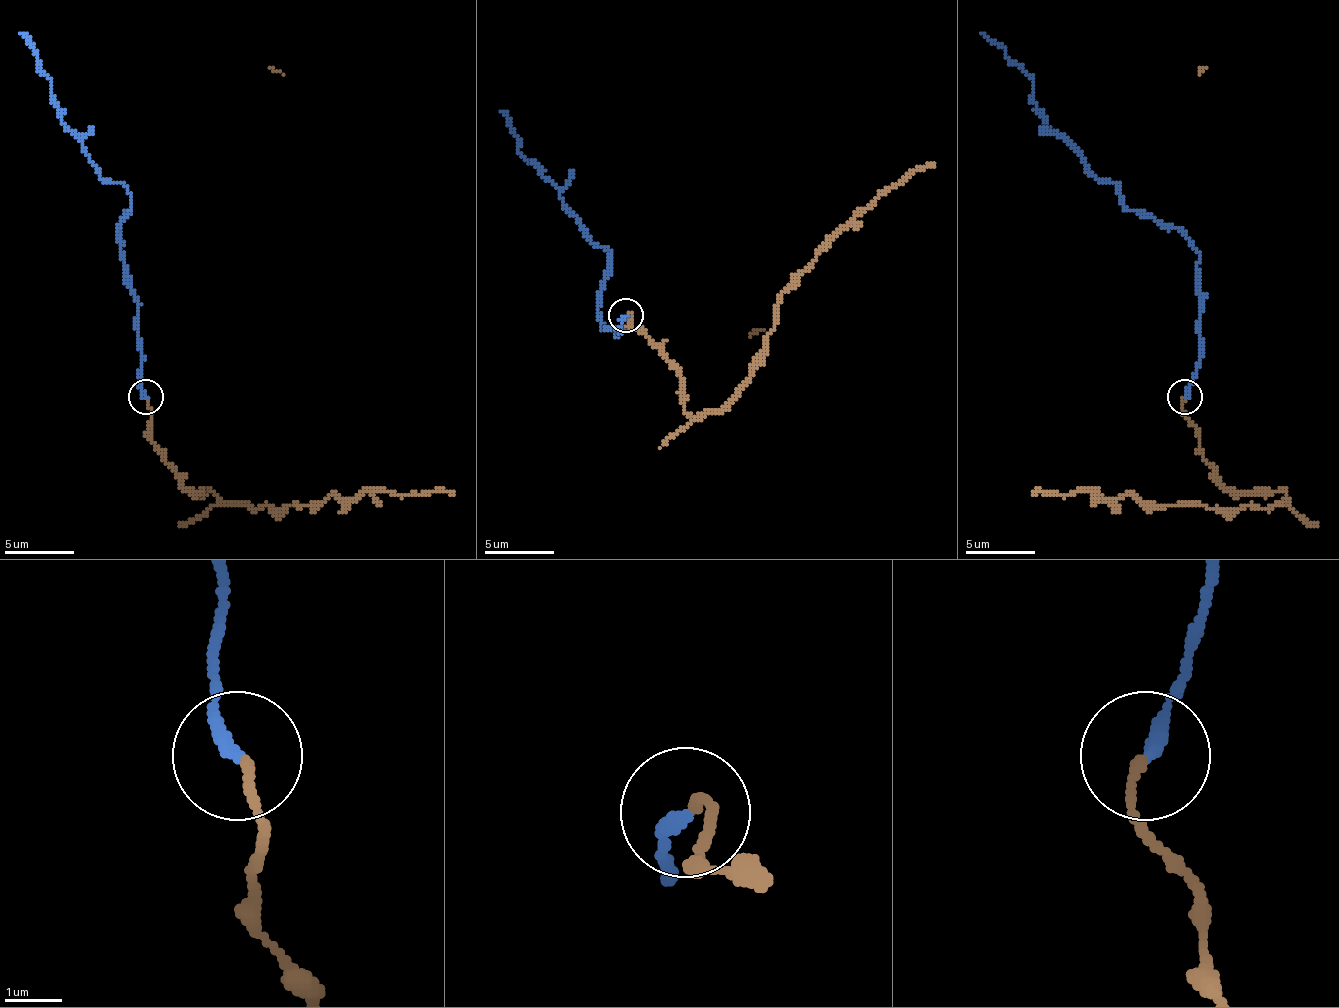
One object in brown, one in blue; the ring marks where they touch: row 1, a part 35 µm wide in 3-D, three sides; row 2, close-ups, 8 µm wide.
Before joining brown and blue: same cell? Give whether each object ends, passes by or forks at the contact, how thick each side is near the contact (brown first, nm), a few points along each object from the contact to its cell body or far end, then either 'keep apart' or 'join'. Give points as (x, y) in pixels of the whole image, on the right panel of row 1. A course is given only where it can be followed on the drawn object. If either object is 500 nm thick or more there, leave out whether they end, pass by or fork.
brown ends there; blue ends there; 150 nm thick on the brown side, 260 nm on the other; brown runs (1185, 398), (1185, 418), (1217, 477), (1241, 491), (1283, 491), (1279, 502), (1206, 509), (1081, 491), (1033, 495); blue runs (1185, 398), (1199, 359), (1199, 252), (1095, 175), (1043, 120), (1033, 82), (981, 33); join

